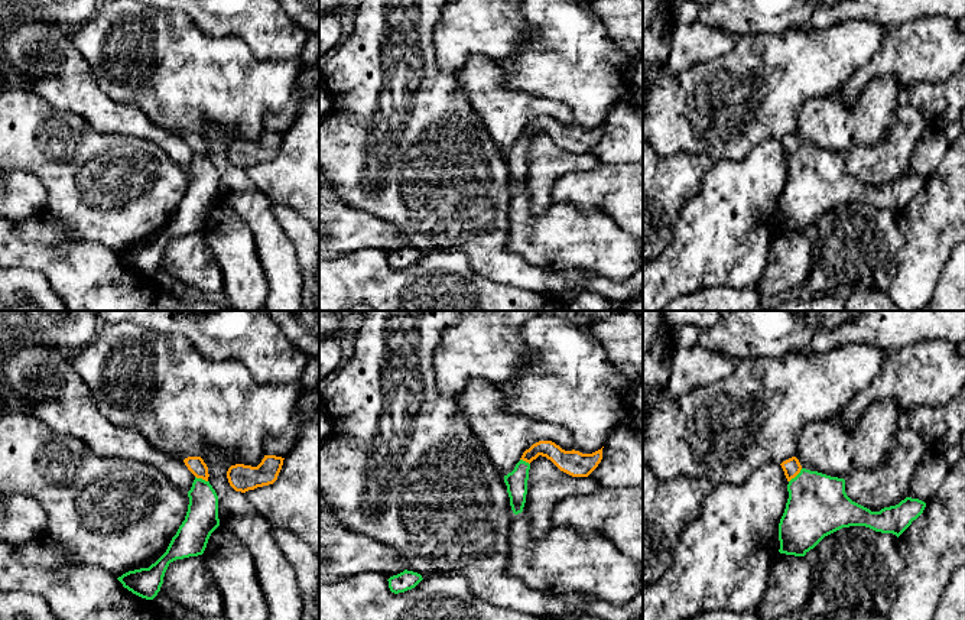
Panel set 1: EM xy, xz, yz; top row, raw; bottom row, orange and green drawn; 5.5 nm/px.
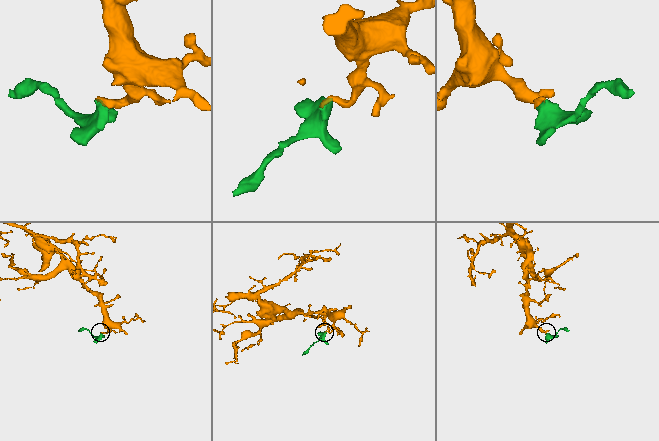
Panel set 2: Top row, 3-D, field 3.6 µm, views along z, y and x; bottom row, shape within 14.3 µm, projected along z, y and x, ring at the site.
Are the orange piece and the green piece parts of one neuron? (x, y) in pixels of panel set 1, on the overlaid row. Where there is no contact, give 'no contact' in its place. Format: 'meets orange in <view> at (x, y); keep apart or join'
meets orange in yz at (795, 476); join

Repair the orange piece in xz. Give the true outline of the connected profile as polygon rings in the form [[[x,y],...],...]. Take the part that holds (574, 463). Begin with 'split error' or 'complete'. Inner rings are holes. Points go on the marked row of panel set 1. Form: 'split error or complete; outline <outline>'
split error; outline [[[539,441],[526,449],[514,470],[504,475],[510,506],[514,514],[523,512],[527,494],[530,462],[539,455],[550,460],[561,471],[572,477],[588,477],[602,460],[602,448],[592,454],[565,451],[552,441]]]

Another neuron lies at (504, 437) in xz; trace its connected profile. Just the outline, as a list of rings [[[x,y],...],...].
[[[475,379],[456,400],[459,416],[469,425],[501,475],[511,473],[523,452],[539,441],[552,441],[565,451],[575,449],[566,428],[507,412],[506,395],[494,382]]]

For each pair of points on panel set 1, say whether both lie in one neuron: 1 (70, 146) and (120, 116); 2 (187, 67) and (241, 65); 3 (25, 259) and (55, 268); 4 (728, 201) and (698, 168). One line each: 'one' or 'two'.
1: two
2: one
3: one
4: two

